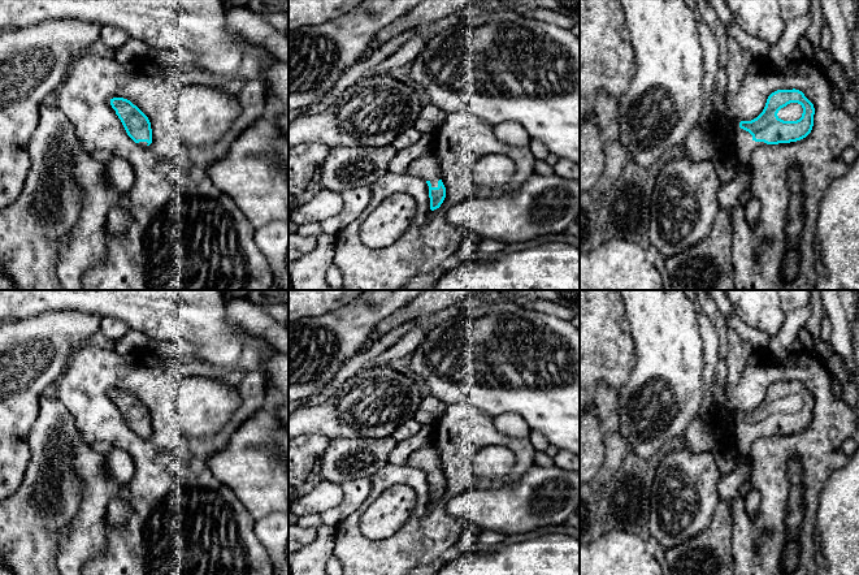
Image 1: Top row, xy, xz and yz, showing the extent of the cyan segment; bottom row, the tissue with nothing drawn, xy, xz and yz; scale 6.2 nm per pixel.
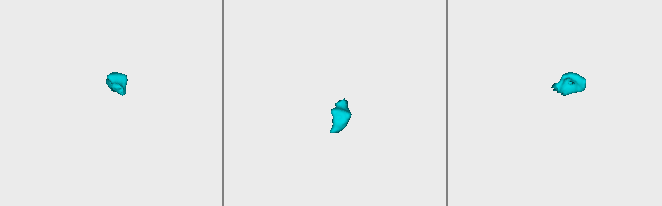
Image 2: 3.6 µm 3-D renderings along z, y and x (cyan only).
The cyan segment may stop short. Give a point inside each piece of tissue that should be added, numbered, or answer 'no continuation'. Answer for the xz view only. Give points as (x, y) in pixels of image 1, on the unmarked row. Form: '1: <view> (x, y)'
1: xz (426, 458)

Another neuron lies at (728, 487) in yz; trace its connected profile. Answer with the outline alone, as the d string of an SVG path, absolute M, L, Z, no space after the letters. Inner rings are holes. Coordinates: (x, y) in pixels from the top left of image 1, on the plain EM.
M747 459L745 462L737 462L732 472L721 475L717 484L720 500L732 502L738 496L739 487L749 479L750 474L751 462Z

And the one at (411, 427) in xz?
M413 418L404 421L395 432L391 435L395 441L402 442L415 436L421 428L421 424Z

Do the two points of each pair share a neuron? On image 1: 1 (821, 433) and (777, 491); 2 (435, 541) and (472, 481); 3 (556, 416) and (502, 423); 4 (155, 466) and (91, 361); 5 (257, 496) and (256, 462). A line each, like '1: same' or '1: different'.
1: same
2: same
3: different
4: same
5: same

